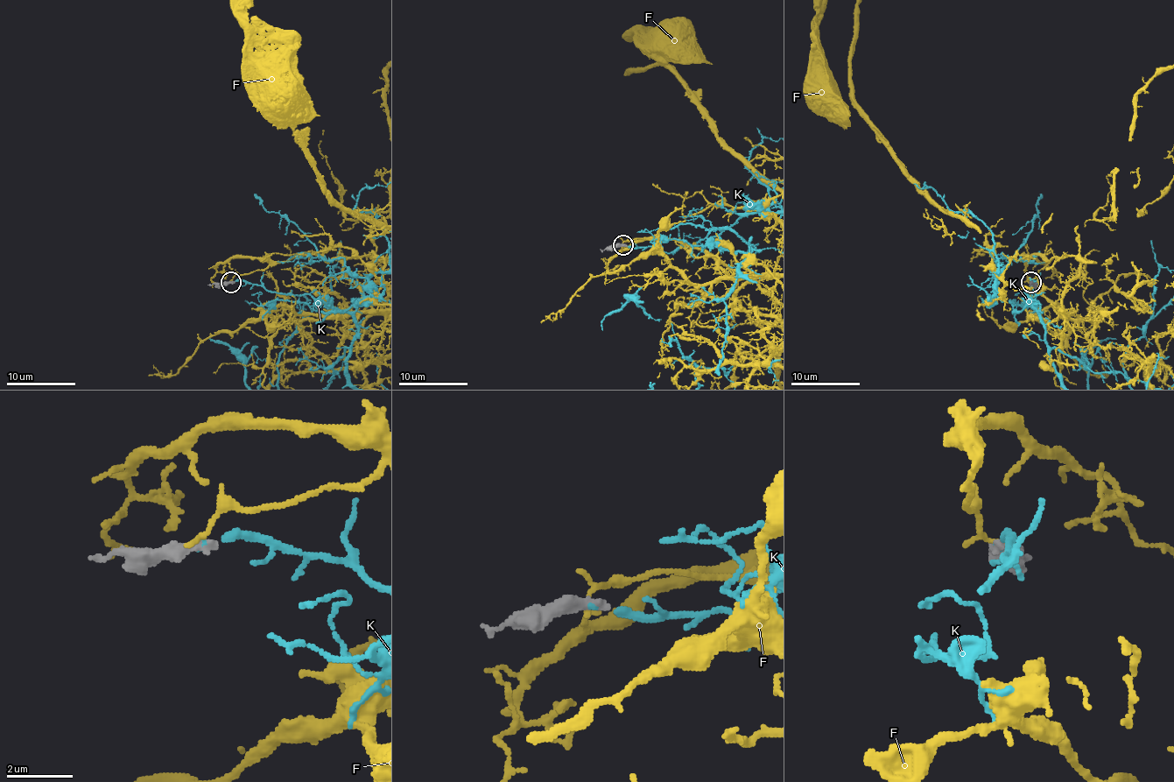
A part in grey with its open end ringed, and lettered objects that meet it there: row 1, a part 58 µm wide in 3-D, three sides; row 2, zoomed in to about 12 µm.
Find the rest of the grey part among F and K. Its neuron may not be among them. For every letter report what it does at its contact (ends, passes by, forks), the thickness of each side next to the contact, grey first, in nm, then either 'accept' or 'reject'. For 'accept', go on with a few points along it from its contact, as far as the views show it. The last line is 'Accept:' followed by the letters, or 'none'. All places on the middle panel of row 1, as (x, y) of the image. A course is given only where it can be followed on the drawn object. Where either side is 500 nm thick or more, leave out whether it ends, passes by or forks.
F: it ends there; 480 nm thick on the grey side, 150 nm on the other; reject
K: it ends there; 440 nm thick on the grey side, 110 nm on the other; accept
Accept: K

